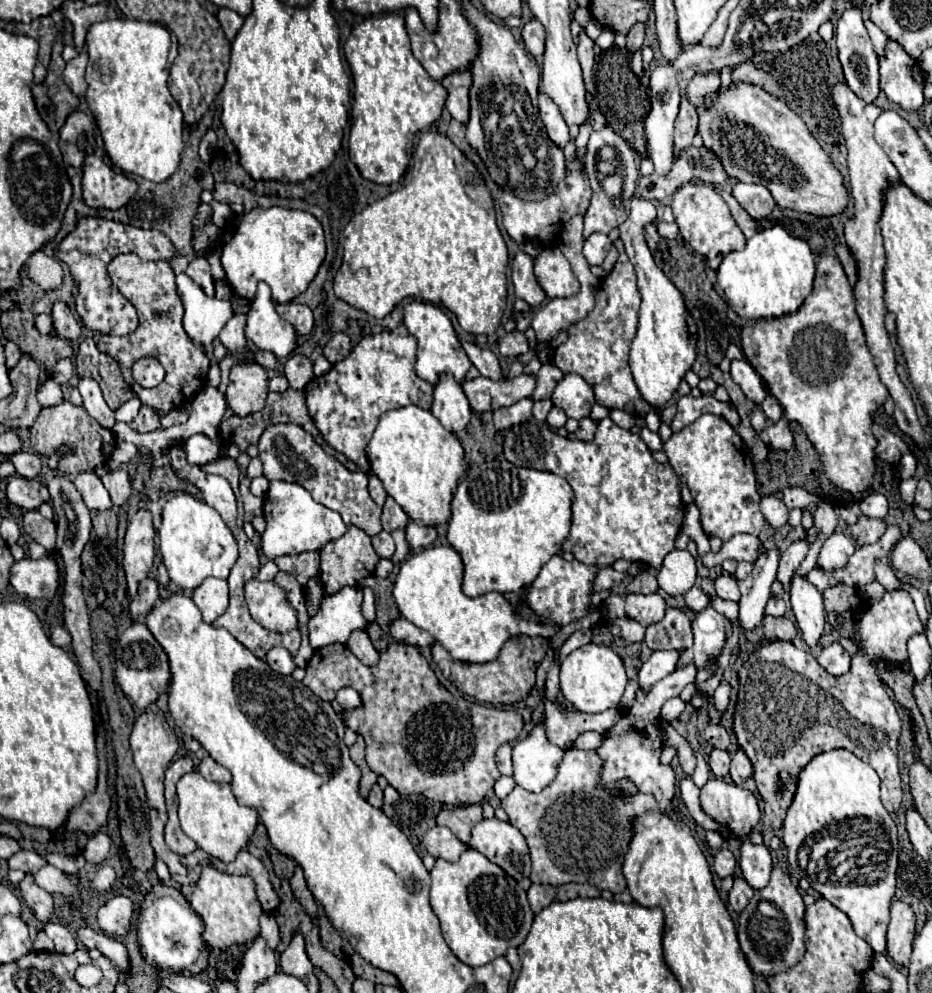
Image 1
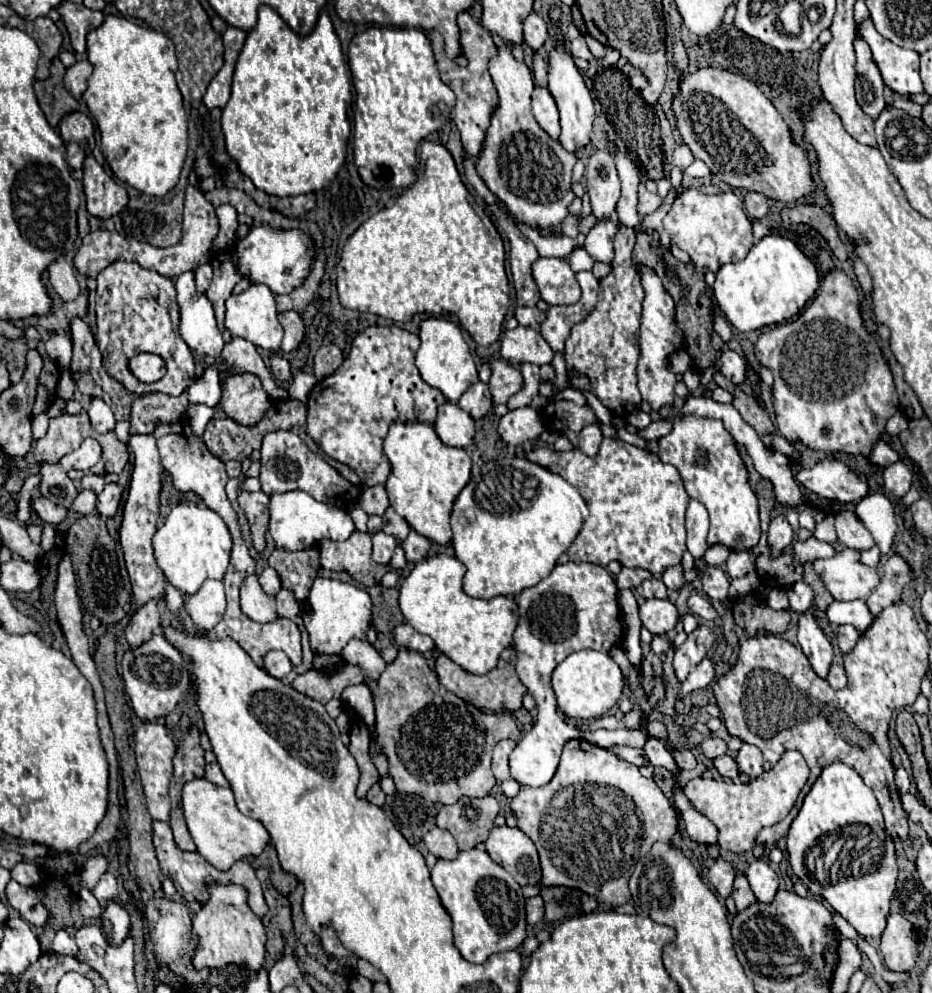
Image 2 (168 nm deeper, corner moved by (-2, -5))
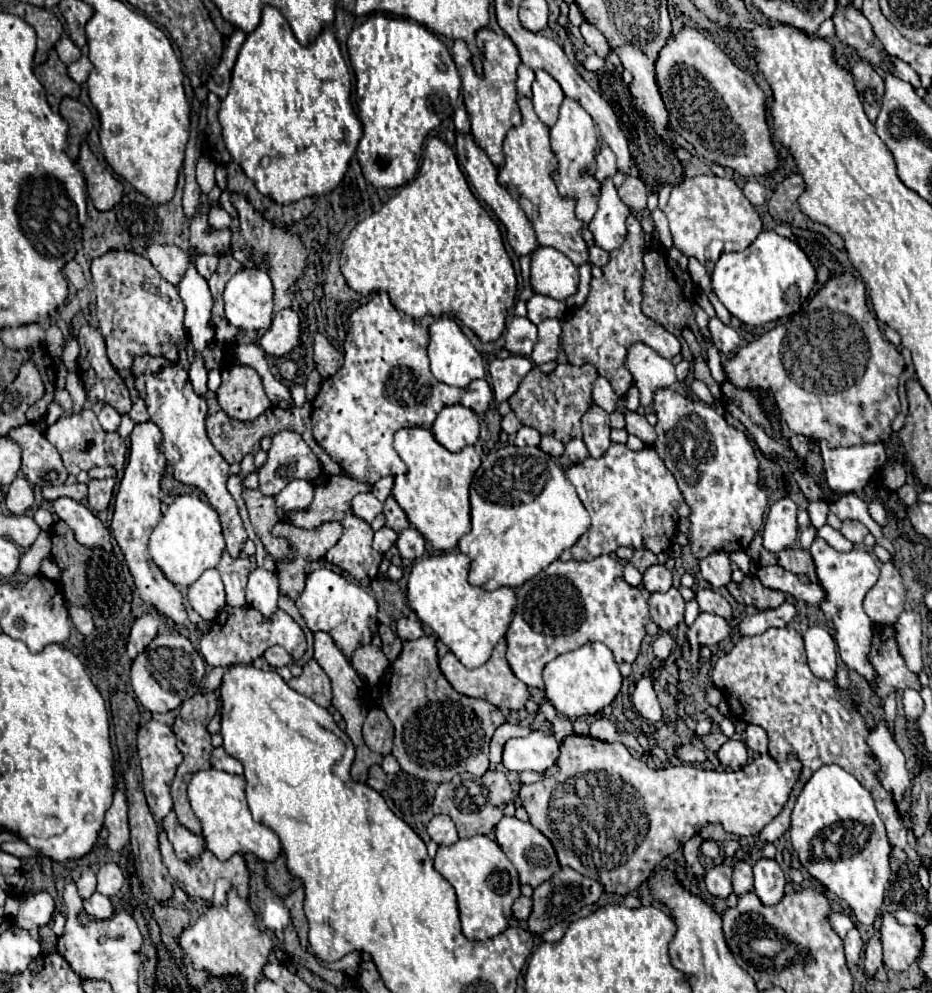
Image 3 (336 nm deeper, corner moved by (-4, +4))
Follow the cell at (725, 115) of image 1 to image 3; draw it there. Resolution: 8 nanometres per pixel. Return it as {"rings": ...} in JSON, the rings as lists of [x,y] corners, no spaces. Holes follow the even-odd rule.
{"rings":[[[682,28],[668,38],[668,44],[660,48],[660,56],[656,58],[656,84],[668,110],[672,128],[686,142],[690,142],[700,156],[724,168],[732,168],[742,176],[760,176],[778,168],[780,158],[772,146],[764,114],[764,92],[748,72],[732,64],[732,60],[702,32],[696,28]]]}

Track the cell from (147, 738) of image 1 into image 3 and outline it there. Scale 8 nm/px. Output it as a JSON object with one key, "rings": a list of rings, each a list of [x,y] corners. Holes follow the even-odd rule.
{"rings":[[[150,720],[138,730],[138,756],[140,756],[140,766],[142,766],[142,784],[144,784],[144,794],[150,806],[150,812],[156,818],[164,818],[172,810],[172,798],[170,798],[170,784],[176,774],[178,764],[182,762],[182,754],[176,748],[176,738],[174,732],[164,724]]]}

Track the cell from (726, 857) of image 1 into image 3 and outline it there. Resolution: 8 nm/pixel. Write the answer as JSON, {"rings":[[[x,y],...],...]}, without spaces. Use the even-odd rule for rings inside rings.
{"rings":[[[722,862],[706,872],[706,890],[716,898],[728,898],[732,894],[732,868]]]}

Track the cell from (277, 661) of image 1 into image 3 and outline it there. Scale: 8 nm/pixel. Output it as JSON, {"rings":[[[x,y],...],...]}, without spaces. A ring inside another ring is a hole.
{"rings":[[[272,646],[264,652],[264,658],[266,662],[272,666],[272,668],[280,668],[280,666],[288,666],[292,664],[292,656],[282,648],[282,646]]]}

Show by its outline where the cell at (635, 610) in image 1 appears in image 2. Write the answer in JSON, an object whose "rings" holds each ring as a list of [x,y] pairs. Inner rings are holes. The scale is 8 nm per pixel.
{"rings":[[[646,599],[640,605],[640,621],[652,635],[666,635],[678,621],[678,611],[668,599]]]}

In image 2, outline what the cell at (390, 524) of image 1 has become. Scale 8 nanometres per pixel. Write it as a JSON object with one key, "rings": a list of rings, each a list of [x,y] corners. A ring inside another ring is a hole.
{"rings":[[[392,507],[386,509],[386,513],[384,513],[382,519],[384,519],[384,527],[382,527],[382,531],[388,533],[388,535],[392,535],[392,537],[396,537],[398,541],[406,539],[406,535],[410,533],[410,525],[406,523],[406,519],[402,519]]]}

